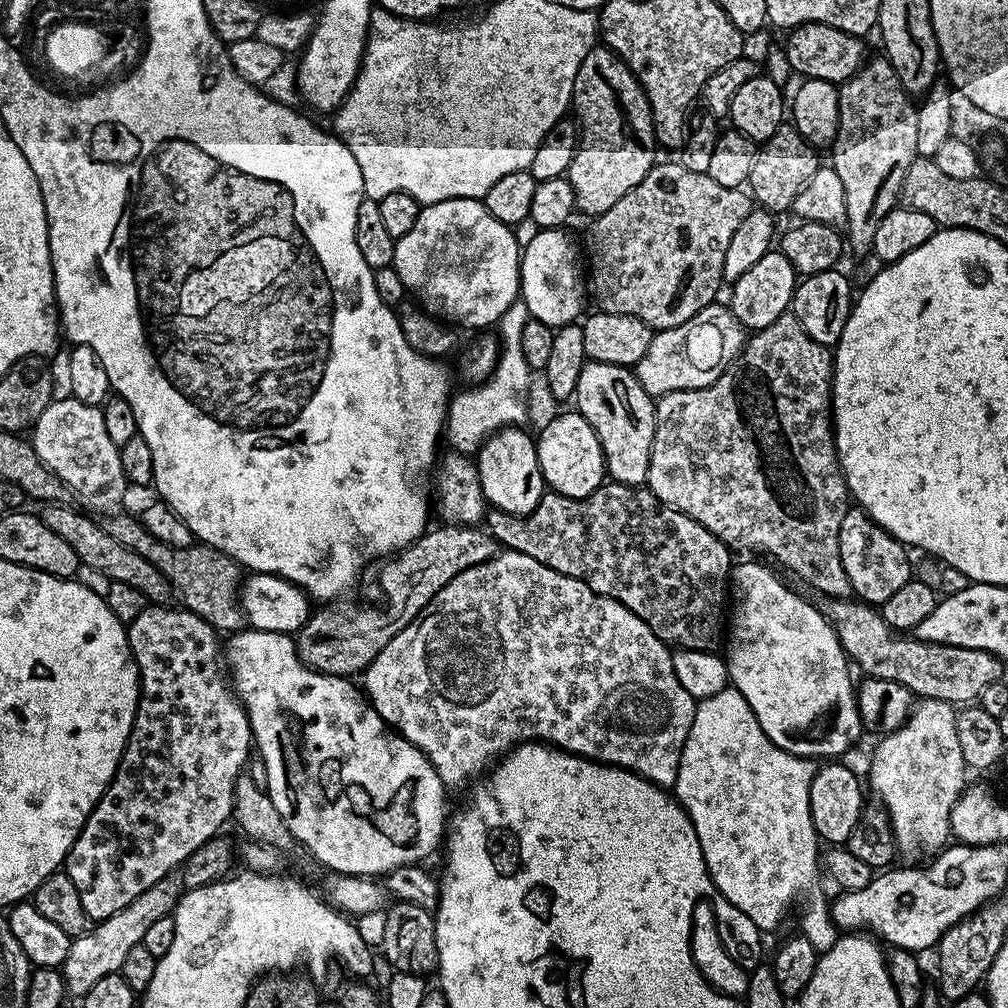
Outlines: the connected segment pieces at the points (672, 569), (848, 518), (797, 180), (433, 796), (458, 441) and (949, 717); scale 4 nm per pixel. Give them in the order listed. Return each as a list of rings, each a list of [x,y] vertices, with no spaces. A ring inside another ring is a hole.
[[[605,482],[601,484],[598,490],[594,490],[594,494],[590,494],[586,498],[570,498],[560,492],[548,490],[545,491],[543,498],[538,502],[538,506],[534,506],[534,510],[525,516],[506,514],[502,510],[492,508],[486,516],[486,531],[496,539],[497,545],[503,546],[507,551],[526,554],[526,558],[534,558],[534,562],[542,562],[542,566],[550,566],[550,570],[558,570],[558,574],[566,574],[570,578],[580,580],[586,586],[590,586],[590,590],[614,598],[622,606],[630,609],[635,616],[642,618],[642,622],[646,622],[646,626],[650,626],[652,633],[673,649],[693,648],[703,652],[716,652],[719,649],[719,644],[721,647],[722,637],[726,632],[724,596],[726,600],[730,592],[730,577],[734,567],[733,553],[727,544],[723,544],[714,534],[710,534],[710,530],[706,530],[706,526],[702,526],[686,514],[666,506],[647,486]]]
[[[859,506],[849,507],[848,513],[842,518],[842,526],[838,530],[838,554],[842,558],[842,570],[846,570],[846,578],[850,582],[853,593],[869,606],[879,606],[886,602],[906,582],[913,579],[912,560],[908,557],[909,549],[896,540],[882,526],[875,524]]]
[[[791,123],[781,124],[769,140],[759,145],[754,166],[750,166],[750,178],[746,188],[753,201],[765,212],[787,213],[794,198],[802,194],[810,178],[814,178],[814,174],[822,166],[822,160],[816,157],[816,152],[817,149]]]
[[[257,628],[231,633],[227,637],[226,647],[222,652],[226,661],[226,670],[230,675],[230,684],[239,701],[244,706],[248,721],[252,727],[252,738],[255,751],[262,754],[262,762],[266,762],[266,778],[268,779],[267,794],[278,806],[278,814],[286,822],[290,834],[294,834],[297,845],[305,848],[314,859],[333,873],[341,876],[371,876],[383,877],[389,872],[398,870],[407,864],[420,864],[435,850],[441,847],[446,836],[446,817],[449,815],[448,804],[444,801],[446,786],[438,778],[434,766],[415,746],[401,736],[399,732],[389,728],[388,723],[372,709],[365,693],[359,687],[352,685],[351,679],[343,676],[331,676],[316,672],[300,661],[296,653],[296,641],[286,632],[263,632]]]
[[[518,298],[502,314],[498,325],[498,359],[487,380],[468,386],[465,392],[451,397],[446,417],[446,440],[452,443],[455,451],[472,454],[479,449],[488,437],[502,428],[523,425],[528,416],[528,383],[533,373],[530,371],[526,358],[522,354],[522,330],[530,319],[527,306]]]
[[[921,699],[902,727],[877,739],[880,741],[868,764],[868,780],[876,791],[875,799],[888,809],[901,853],[939,853],[952,836],[952,811],[966,787],[966,767],[955,726],[957,713],[944,700]]]

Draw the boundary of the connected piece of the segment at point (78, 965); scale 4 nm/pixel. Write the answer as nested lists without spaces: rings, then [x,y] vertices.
[[[175,875],[167,876],[165,880],[154,882],[150,890],[138,894],[138,898],[130,902],[130,906],[122,906],[118,914],[110,914],[110,918],[93,923],[90,931],[75,937],[62,965],[67,995],[83,998],[98,982],[98,978],[106,978],[106,974],[119,972],[130,946],[142,944],[146,938],[146,929],[153,922],[158,922],[158,918],[173,915],[181,895],[181,881]]]

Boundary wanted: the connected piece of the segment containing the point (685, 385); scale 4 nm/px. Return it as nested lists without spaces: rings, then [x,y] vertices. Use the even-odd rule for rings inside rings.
[[[720,302],[707,304],[690,322],[659,329],[646,354],[634,365],[638,382],[649,396],[659,398],[668,392],[705,388],[715,382],[744,347],[746,329],[734,318],[732,309]]]

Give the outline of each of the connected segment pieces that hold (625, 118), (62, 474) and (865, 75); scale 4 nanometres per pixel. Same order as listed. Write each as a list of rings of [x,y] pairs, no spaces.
[[[597,46],[590,50],[590,54],[586,54],[586,58],[582,58],[582,66],[578,66],[570,108],[573,113],[576,111],[574,119],[580,130],[580,145],[576,148],[574,162],[570,162],[566,179],[574,188],[576,212],[585,212],[588,218],[595,218],[610,210],[610,206],[614,206],[622,194],[630,194],[630,190],[634,190],[634,186],[638,186],[638,182],[642,182],[642,178],[646,178],[646,174],[657,163],[658,145],[652,129],[650,102],[644,87],[628,65],[609,48]]]
[[[71,398],[53,399],[46,410],[42,410],[42,418],[32,425],[30,439],[40,461],[61,480],[69,493],[80,495],[79,503],[89,513],[108,514],[119,509],[116,507],[130,485],[122,470],[120,445],[110,442],[106,431],[103,407]]]
[[[886,58],[880,60],[869,59],[861,68],[852,75],[849,80],[845,80],[839,85],[838,96],[838,120],[837,132],[834,141],[830,144],[832,150],[832,160],[830,167],[836,171],[838,178],[842,178],[842,191],[846,193],[846,244],[849,249],[852,248],[860,256],[868,256],[872,251],[872,243],[874,242],[874,233],[878,231],[878,222],[882,222],[882,218],[886,218],[886,214],[890,214],[890,210],[897,207],[900,198],[900,184],[902,178],[906,178],[906,170],[910,170],[910,162],[914,162],[917,158],[916,147],[918,146],[918,114],[916,113],[917,105],[914,103],[913,97],[902,86],[902,82],[898,78],[898,74],[894,70],[894,66]]]

